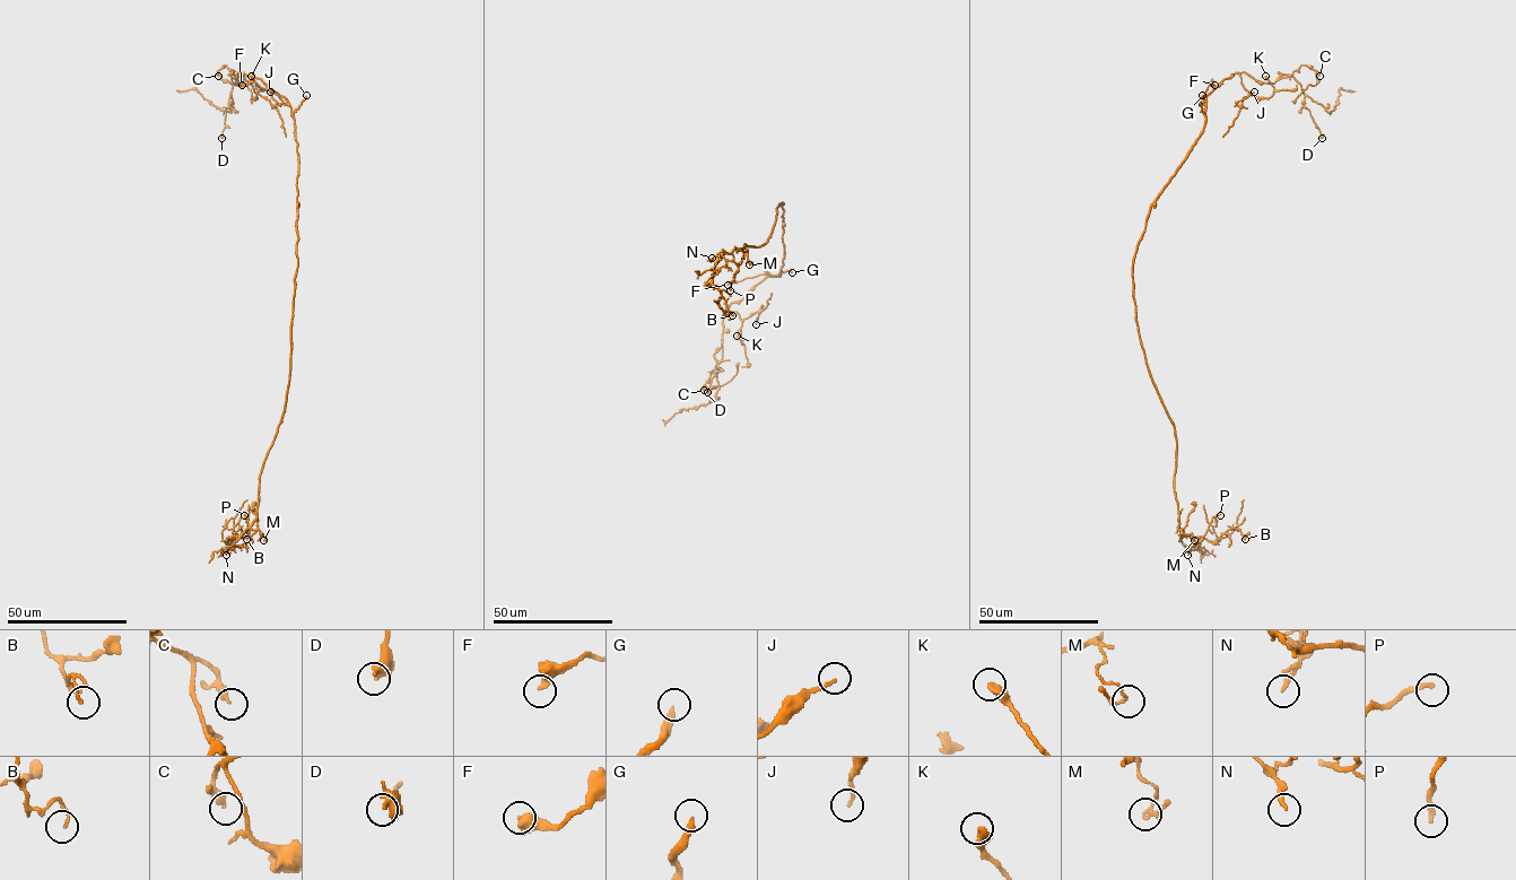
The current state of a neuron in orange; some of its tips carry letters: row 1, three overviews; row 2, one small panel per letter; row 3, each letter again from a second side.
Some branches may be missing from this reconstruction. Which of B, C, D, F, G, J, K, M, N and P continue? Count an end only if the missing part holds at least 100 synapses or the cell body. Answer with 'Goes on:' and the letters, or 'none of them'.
Goes on: G

